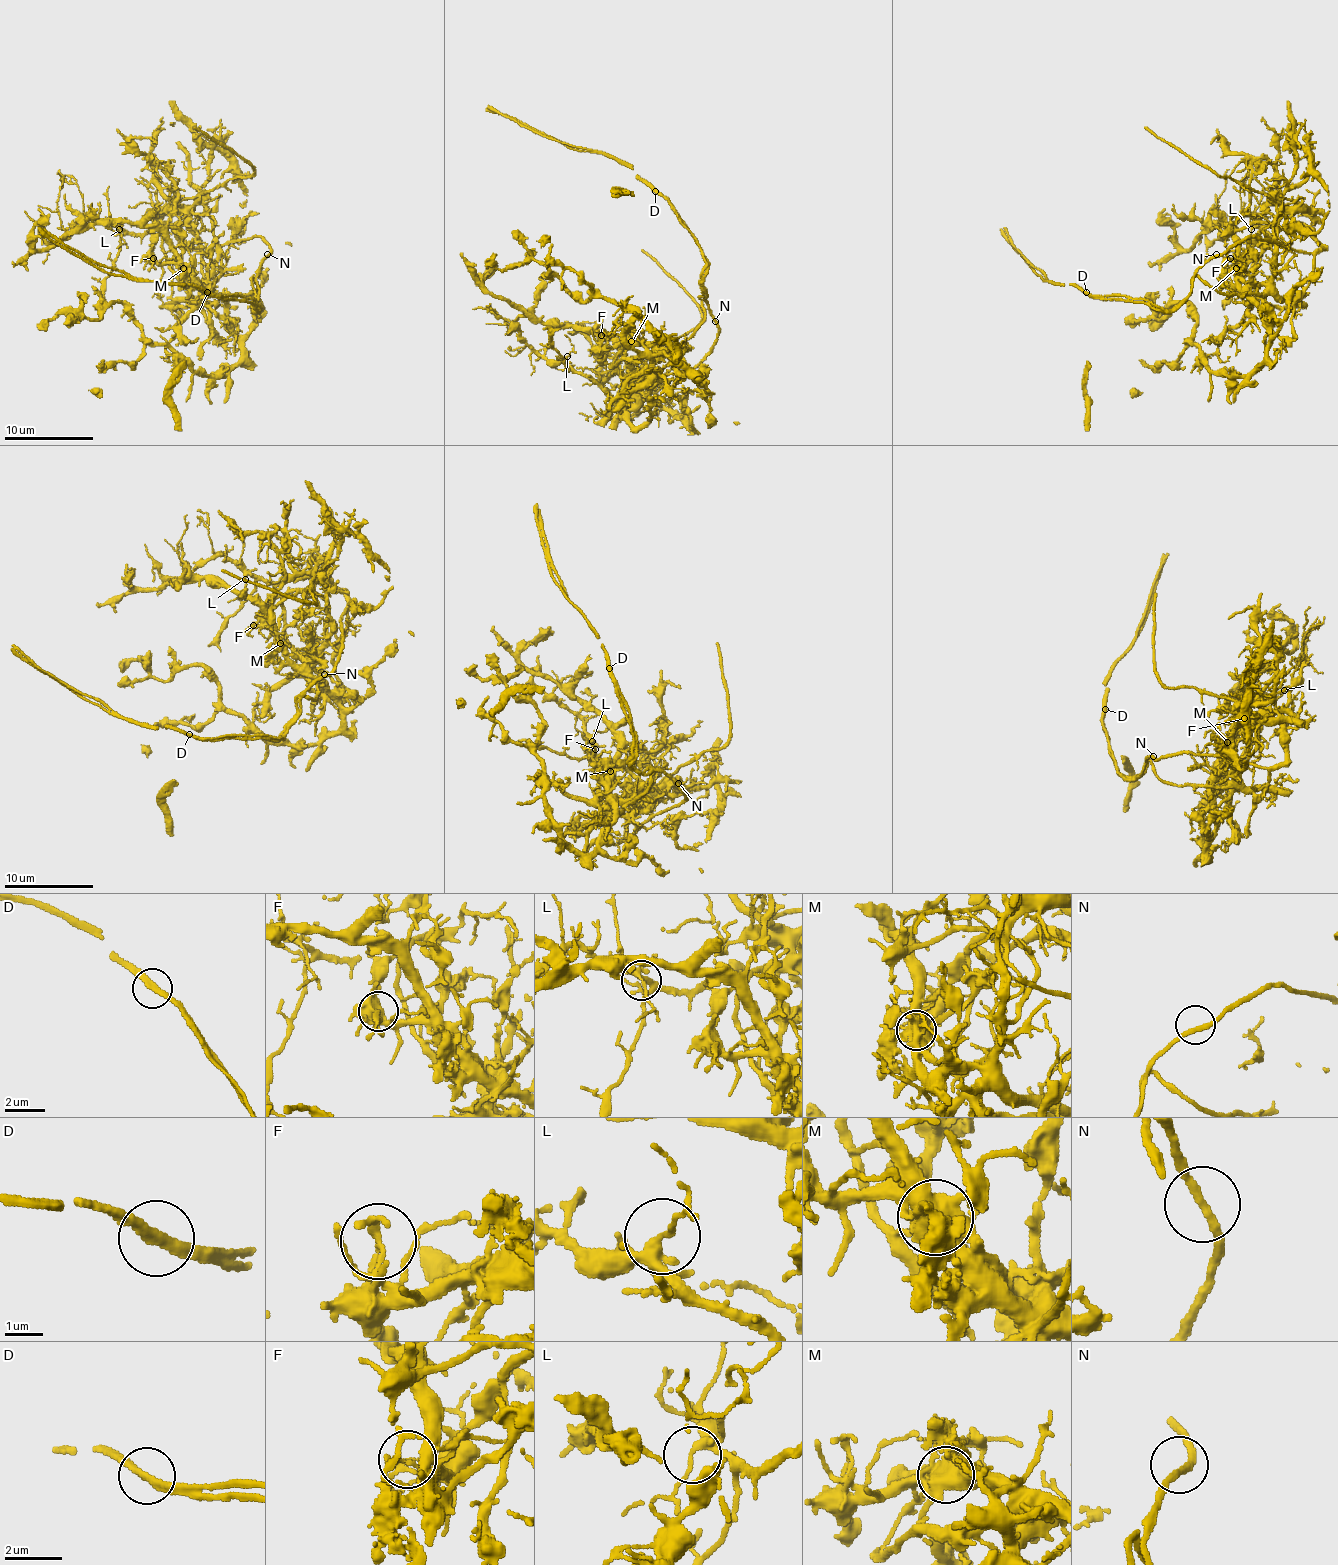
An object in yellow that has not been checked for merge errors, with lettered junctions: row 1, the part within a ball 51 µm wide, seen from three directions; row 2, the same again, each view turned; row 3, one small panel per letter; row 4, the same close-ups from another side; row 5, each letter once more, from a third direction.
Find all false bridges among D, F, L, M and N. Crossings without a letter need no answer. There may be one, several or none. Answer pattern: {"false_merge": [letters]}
{"false_merge": ["D", "F", "M"]}

